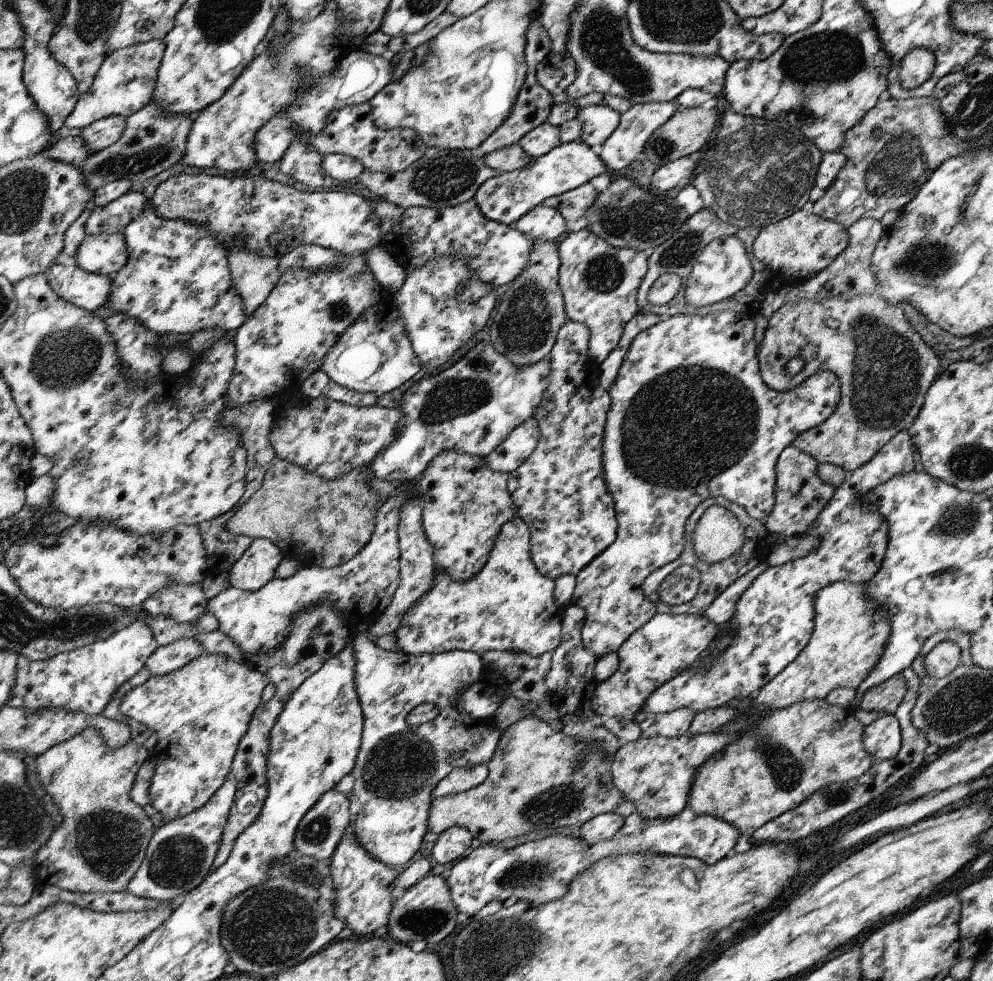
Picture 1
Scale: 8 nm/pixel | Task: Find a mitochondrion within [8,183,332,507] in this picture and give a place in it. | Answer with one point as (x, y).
(66, 361)

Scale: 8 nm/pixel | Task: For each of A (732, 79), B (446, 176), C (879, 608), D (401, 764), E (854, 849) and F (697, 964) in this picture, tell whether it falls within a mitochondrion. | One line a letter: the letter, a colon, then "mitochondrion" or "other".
A: other
B: mitochondrion
C: other
D: mitochondrion
E: other
F: other

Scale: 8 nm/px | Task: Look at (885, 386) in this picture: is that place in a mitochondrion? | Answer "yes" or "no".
yes

